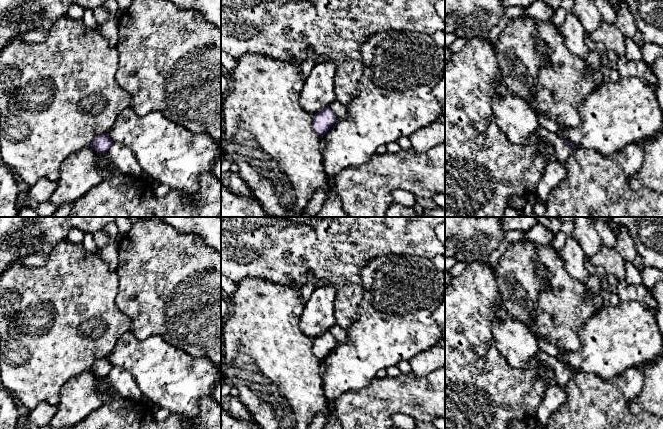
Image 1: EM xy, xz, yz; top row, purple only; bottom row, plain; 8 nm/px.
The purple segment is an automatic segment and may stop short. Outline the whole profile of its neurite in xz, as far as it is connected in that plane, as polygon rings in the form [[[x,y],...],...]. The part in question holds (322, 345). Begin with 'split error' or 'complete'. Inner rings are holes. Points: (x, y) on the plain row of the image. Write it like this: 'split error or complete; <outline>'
complete; [[[329,330],[316,337],[313,341],[312,352],[320,360],[324,360],[330,351],[336,346],[335,337]]]

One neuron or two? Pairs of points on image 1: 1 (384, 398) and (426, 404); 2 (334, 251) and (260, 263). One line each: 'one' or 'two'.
1: one
2: one

